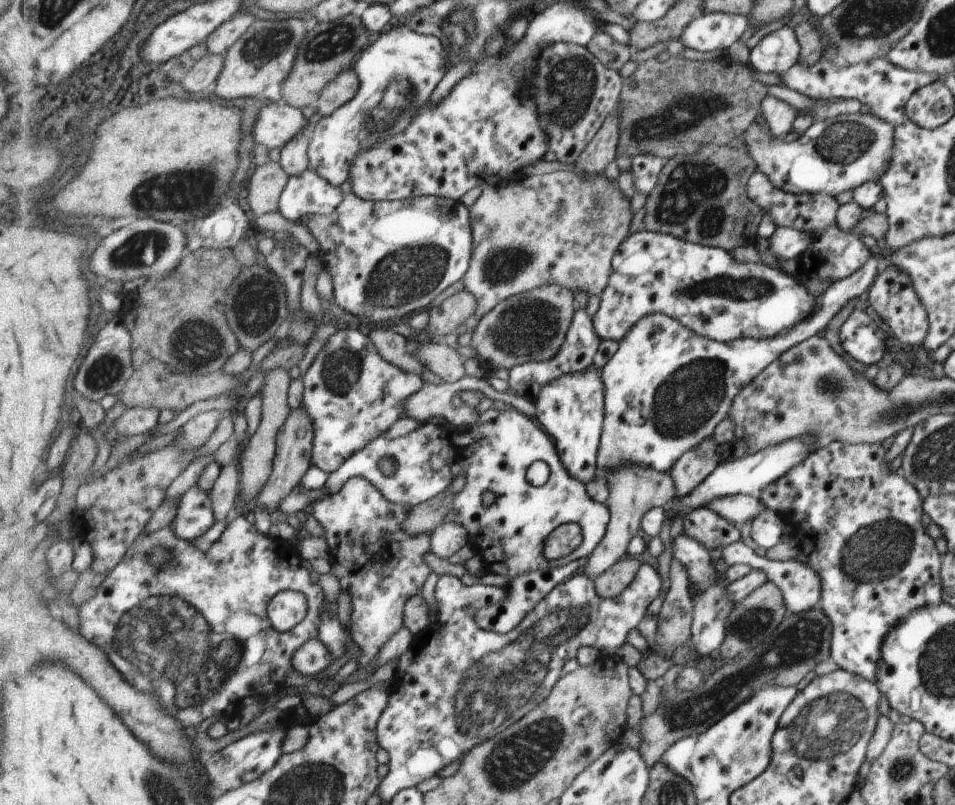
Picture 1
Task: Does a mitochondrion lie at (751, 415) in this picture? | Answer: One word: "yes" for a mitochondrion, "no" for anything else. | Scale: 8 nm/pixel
no

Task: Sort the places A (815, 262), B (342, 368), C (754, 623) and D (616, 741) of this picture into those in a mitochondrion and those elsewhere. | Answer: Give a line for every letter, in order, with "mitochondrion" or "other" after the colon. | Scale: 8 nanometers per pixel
A: other
B: mitochondrion
C: mitochondrion
D: other

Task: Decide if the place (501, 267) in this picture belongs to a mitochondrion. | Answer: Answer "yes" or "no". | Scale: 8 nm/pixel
yes

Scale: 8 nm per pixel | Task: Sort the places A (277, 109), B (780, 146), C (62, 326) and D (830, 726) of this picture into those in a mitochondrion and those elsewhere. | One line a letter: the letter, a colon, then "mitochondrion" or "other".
A: other
B: other
C: other
D: mitochondrion

